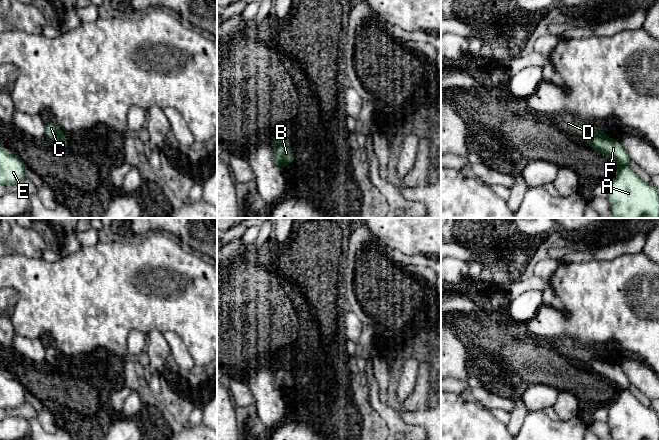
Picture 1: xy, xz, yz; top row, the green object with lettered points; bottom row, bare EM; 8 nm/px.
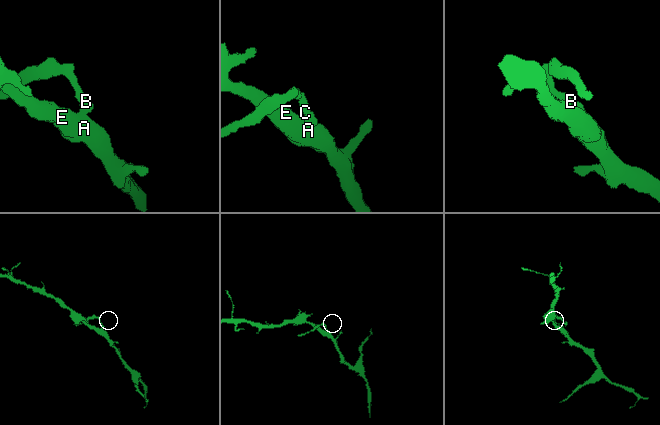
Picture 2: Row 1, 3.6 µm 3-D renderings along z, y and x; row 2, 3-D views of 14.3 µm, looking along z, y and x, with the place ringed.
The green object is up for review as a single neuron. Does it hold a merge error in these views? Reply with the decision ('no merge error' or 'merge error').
merge error

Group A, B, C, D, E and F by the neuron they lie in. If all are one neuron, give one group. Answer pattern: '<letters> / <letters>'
A B E F / C D

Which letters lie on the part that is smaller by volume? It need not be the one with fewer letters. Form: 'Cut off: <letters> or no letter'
Cut off: C, D

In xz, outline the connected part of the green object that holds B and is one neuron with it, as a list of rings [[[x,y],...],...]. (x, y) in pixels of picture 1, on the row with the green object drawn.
[[[284,141],[274,147],[274,162],[279,167],[281,172],[287,164],[295,162],[293,149],[288,141]]]

